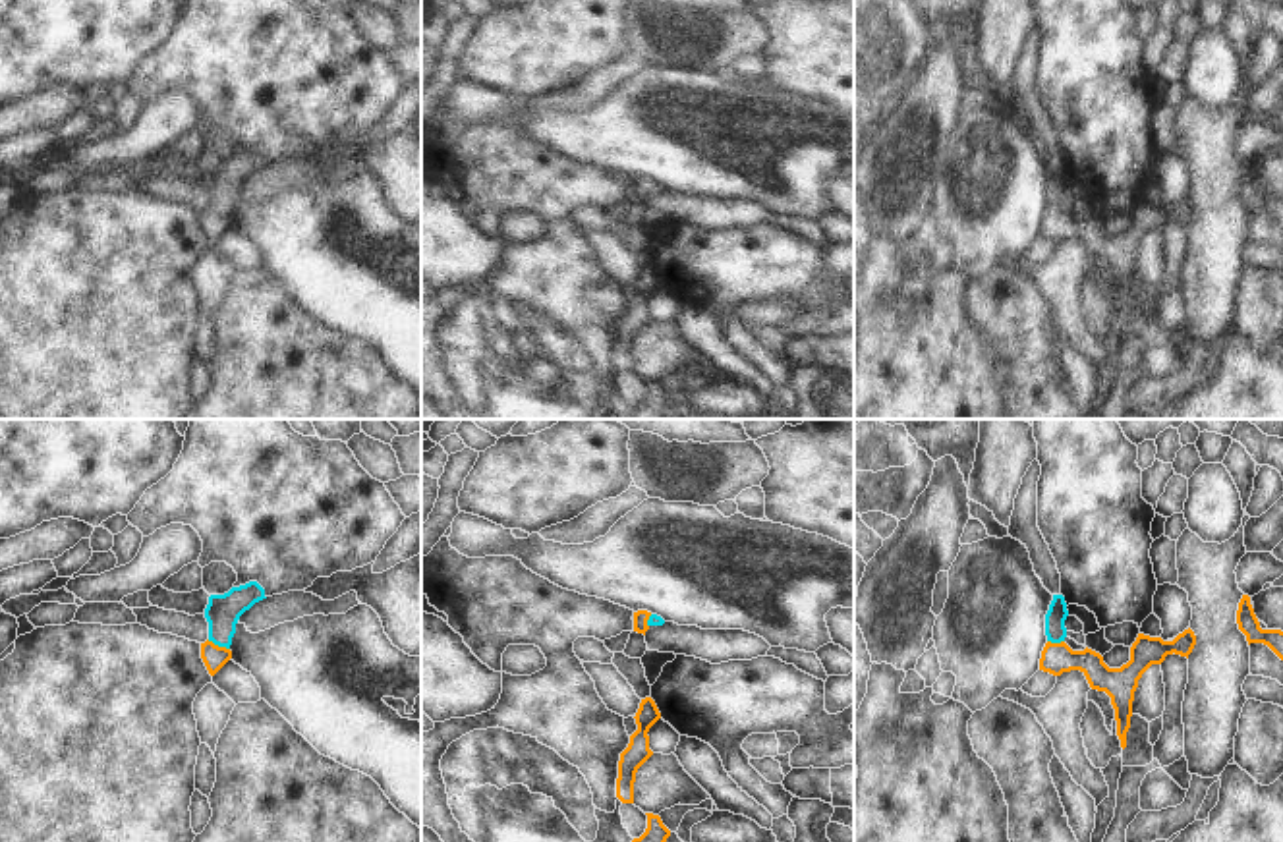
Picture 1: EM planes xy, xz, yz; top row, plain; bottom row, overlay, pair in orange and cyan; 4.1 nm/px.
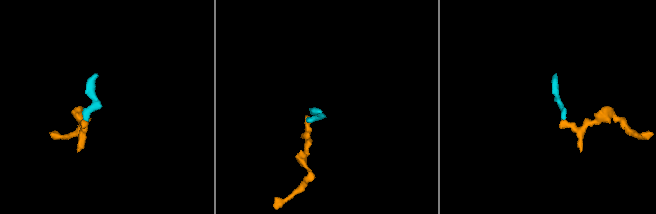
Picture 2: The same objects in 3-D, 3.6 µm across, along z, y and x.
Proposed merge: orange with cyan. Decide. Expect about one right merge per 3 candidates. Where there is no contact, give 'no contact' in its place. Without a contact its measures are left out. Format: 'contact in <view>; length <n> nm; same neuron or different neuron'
contact in xy; length 100 nm; same neuron

